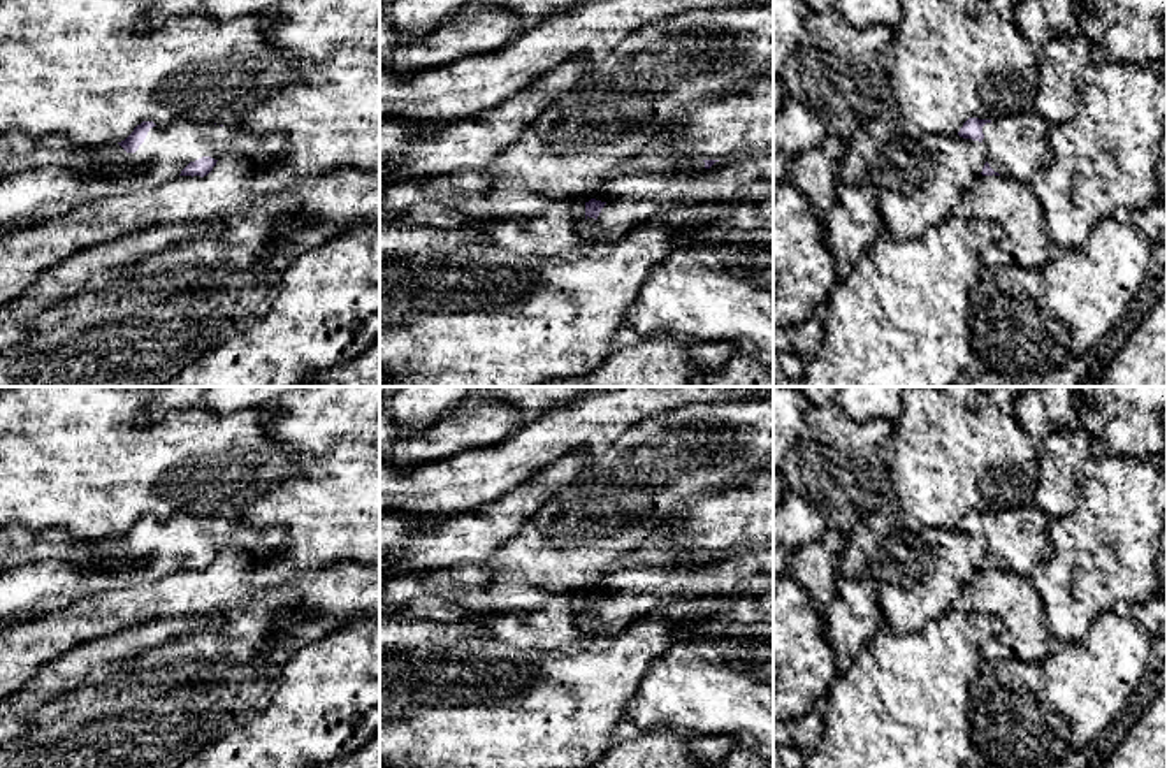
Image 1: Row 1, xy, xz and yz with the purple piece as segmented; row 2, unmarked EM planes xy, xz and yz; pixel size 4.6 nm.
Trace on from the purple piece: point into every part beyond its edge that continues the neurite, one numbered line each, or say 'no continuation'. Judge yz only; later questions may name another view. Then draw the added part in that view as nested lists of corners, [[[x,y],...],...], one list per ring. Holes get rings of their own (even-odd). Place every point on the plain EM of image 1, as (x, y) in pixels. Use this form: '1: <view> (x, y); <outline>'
1: yz (1016, 540); [[[1035,504],[986,517],[982,520],[986,555],[1000,569],[1030,576],[1053,555],[1049,520]]]

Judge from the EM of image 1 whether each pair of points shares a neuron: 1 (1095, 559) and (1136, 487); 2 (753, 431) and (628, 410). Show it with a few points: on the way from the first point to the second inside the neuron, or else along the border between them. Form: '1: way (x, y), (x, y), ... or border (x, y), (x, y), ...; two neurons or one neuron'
1: way (1104, 542), (1115, 528), (1122, 505); one neuron
2: border (689, 405), (642, 419), (621, 436); two neurons

